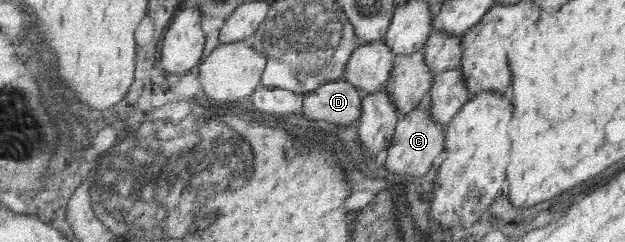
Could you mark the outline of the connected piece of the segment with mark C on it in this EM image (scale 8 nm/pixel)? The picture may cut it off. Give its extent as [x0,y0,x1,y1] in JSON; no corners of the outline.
[384,101,447,184]

